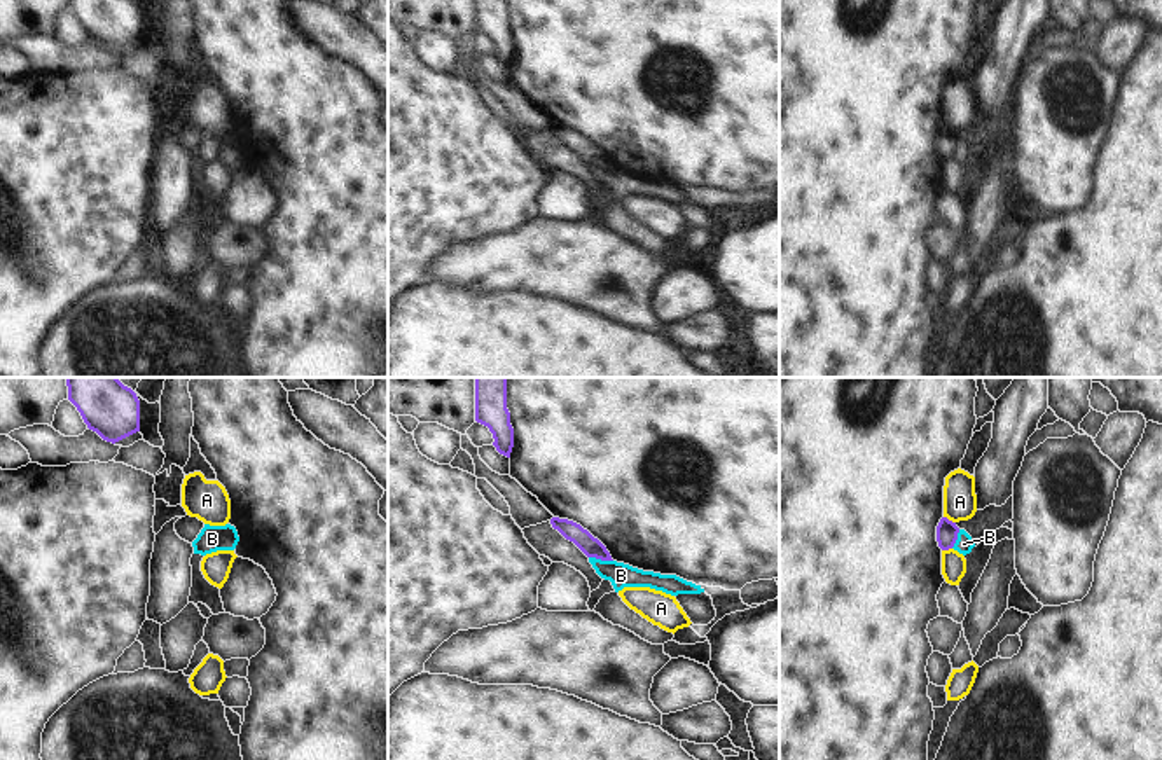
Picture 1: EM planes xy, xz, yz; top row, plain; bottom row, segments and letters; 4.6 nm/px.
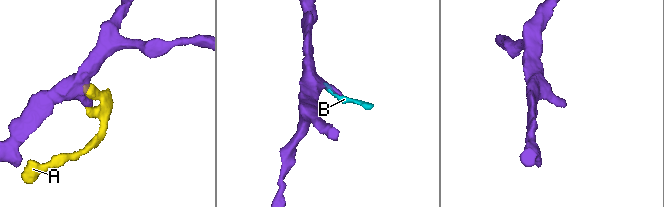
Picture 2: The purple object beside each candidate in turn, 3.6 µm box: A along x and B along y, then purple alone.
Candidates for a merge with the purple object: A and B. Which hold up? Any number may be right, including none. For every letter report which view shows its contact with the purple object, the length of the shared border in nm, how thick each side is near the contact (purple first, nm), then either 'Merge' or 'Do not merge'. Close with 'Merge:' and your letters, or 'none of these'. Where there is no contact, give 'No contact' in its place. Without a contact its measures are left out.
A: Touches purple in yz. Shared border 70 nm. Thickness 100 nm (purple) against 160 nm. Do not merge
B: Touches purple in xz. Shared border 110 nm. Thickness 90 nm (purple) against 120 nm. Do not merge
Merge: none of these

